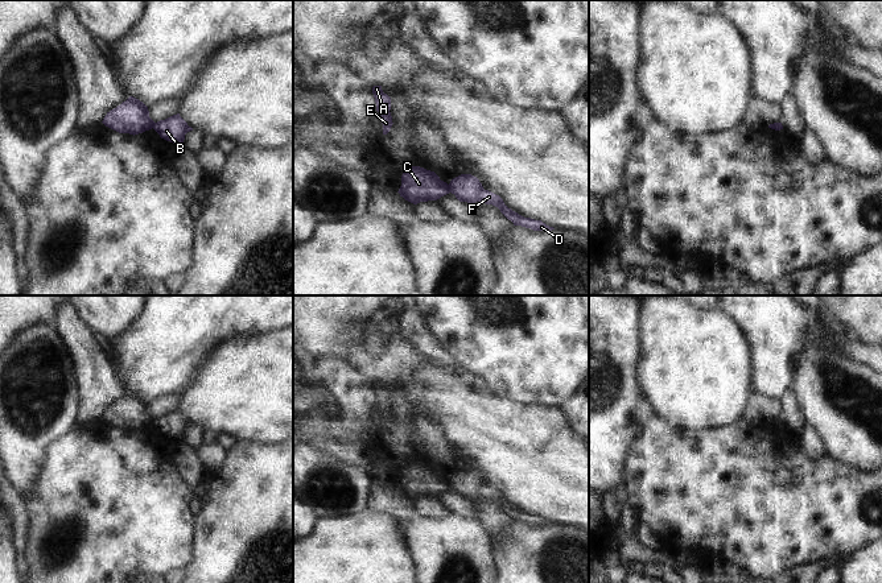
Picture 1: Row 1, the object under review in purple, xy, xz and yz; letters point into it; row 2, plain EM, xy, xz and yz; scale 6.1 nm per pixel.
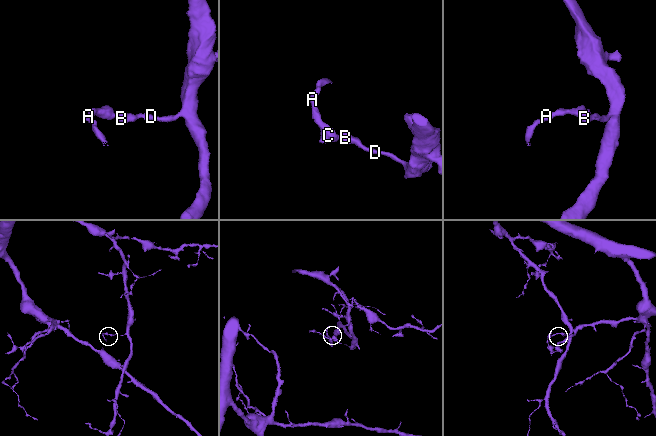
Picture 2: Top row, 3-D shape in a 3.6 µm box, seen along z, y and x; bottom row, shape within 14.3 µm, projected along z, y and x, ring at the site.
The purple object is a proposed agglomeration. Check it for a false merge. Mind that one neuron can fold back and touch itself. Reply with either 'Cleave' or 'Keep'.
Cleave.

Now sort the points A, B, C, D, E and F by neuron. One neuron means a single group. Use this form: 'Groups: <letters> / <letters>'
Groups: A C E / B D F.

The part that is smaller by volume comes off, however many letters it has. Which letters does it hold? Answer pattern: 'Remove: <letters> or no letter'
Remove: A, C, E

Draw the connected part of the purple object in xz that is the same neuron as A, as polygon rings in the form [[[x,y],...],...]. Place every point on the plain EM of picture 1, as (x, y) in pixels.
[[[374,381],[372,389],[376,398],[376,406],[380,409],[380,417],[383,419],[383,430],[387,430],[392,422],[391,412],[391,393],[383,388],[382,381]]]

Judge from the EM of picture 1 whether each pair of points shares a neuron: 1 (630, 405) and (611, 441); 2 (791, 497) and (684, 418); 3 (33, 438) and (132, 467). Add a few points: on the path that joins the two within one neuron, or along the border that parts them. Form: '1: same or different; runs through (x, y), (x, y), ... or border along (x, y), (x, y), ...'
1: same; runs through (621, 414), (611, 424), (611, 431)
2: different; border along (667, 421), (679, 428), (713, 428), (728, 424)
3: different; border along (70, 429), (48, 447), (44, 467), (40, 472)

